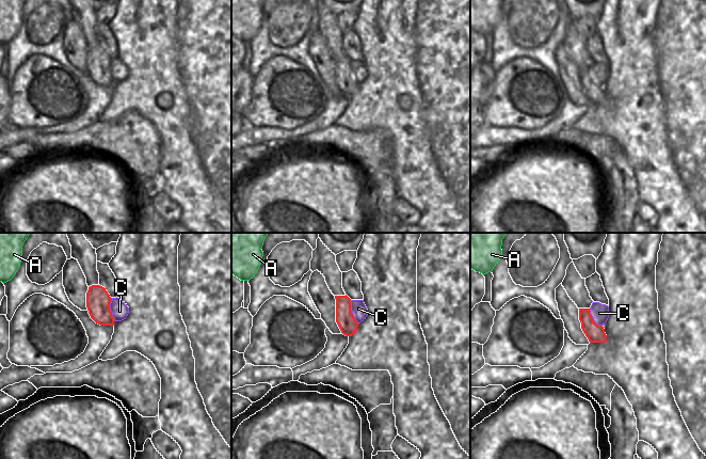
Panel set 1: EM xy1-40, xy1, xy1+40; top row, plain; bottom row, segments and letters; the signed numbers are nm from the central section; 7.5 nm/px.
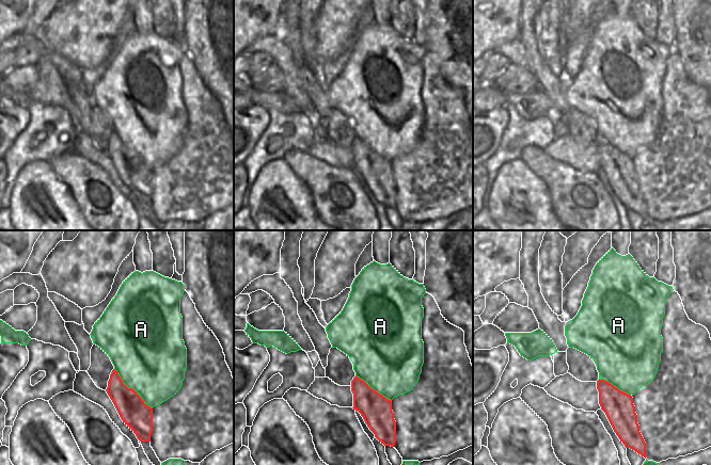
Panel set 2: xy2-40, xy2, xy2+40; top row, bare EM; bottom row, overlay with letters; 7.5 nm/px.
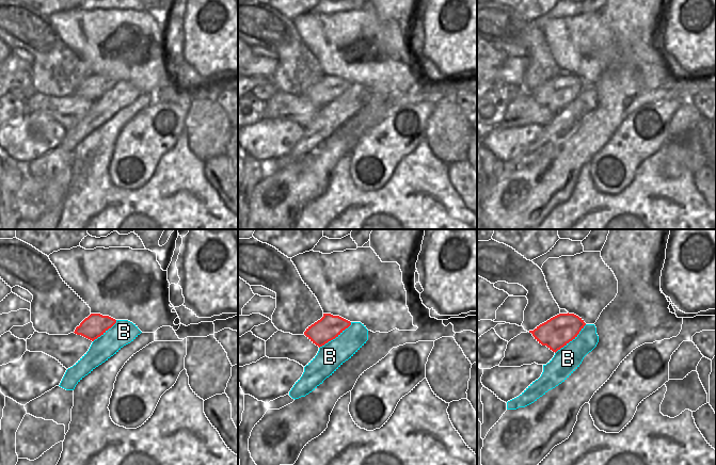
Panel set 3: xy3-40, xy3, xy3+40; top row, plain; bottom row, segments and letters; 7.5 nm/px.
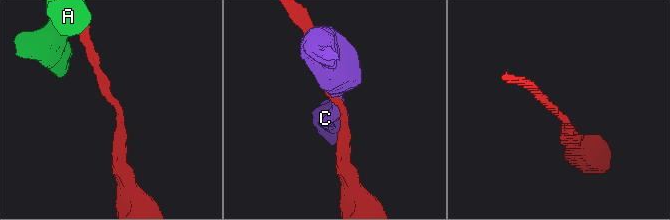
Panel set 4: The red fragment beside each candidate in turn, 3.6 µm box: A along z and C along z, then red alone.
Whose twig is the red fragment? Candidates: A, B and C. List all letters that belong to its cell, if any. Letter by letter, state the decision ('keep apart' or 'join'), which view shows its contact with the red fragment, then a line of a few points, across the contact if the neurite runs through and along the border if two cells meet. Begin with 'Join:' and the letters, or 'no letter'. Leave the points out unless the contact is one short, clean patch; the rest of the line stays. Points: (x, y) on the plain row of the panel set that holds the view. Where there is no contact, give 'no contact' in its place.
Join: B
A: keep apart | xy2-40
B: join | xy3
C: keep apart | xy1 | xy1 (350, 61), (350, 72), (358, 84)

